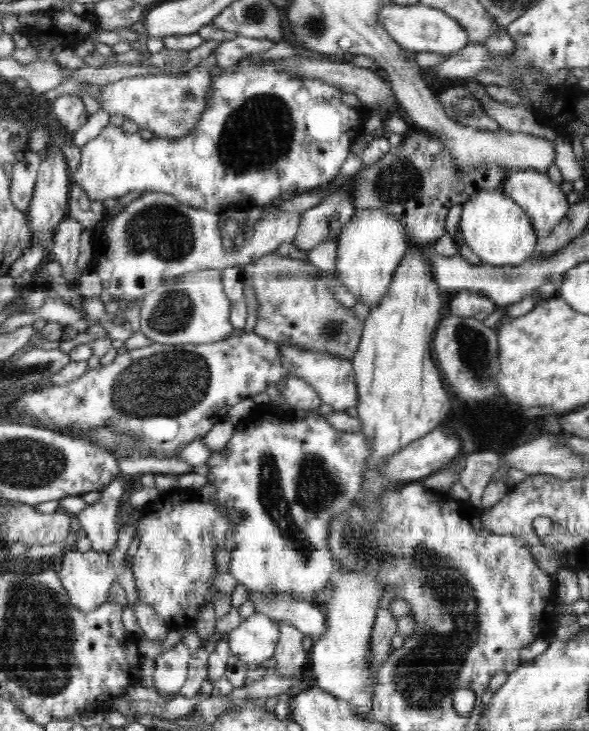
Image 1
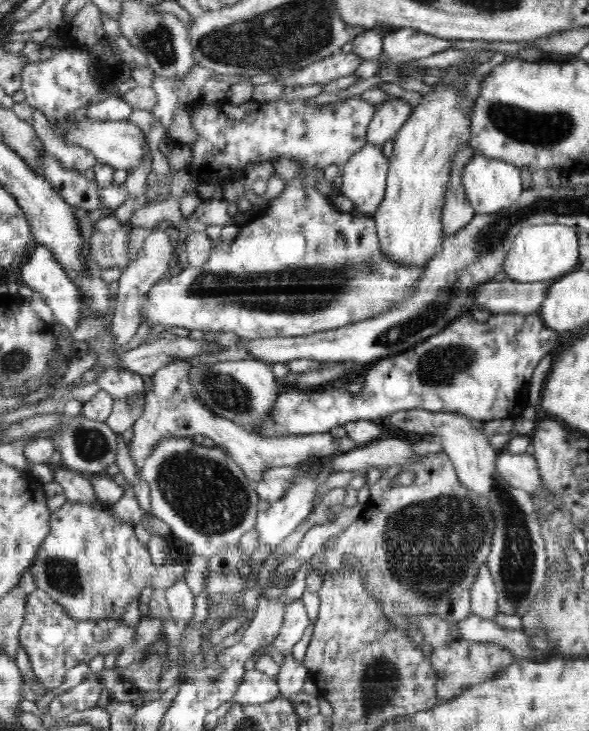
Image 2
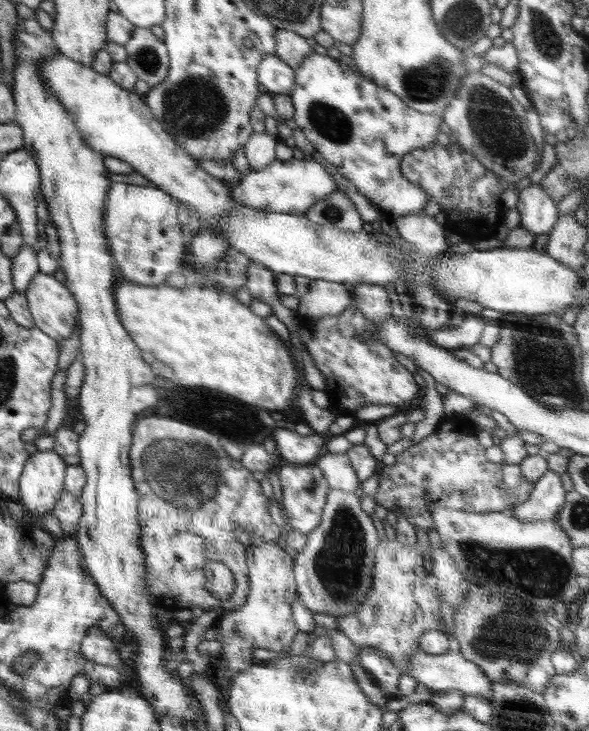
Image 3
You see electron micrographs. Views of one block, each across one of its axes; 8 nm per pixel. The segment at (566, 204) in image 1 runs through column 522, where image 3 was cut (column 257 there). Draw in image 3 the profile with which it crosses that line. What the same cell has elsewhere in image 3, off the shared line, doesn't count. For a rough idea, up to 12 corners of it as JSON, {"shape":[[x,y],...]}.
{"shape":[[274,160],[234,183],[251,208],[305,215],[342,193],[312,160]]}

